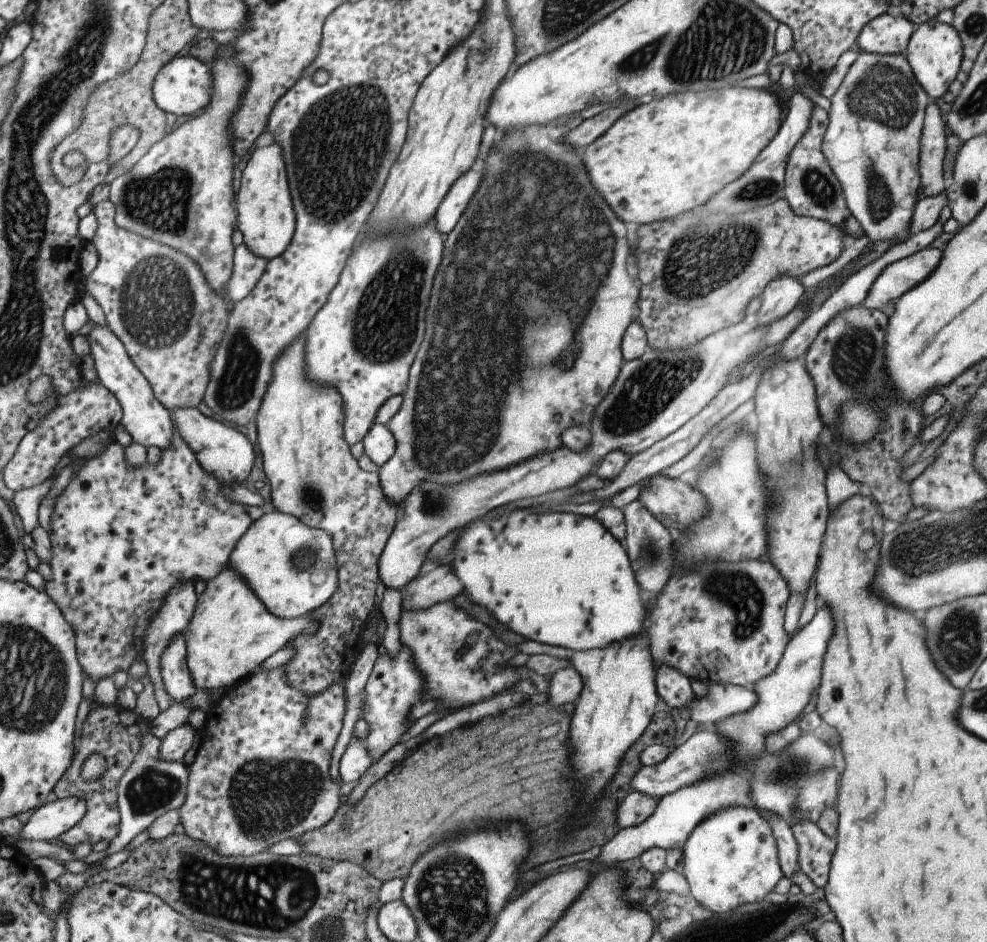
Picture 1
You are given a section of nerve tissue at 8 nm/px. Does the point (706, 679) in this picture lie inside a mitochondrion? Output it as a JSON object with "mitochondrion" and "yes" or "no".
{"mitochondrion":"no"}

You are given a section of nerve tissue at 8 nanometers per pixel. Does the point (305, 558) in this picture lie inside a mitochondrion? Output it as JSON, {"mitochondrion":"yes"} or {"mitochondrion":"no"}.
{"mitochondrion":"yes"}

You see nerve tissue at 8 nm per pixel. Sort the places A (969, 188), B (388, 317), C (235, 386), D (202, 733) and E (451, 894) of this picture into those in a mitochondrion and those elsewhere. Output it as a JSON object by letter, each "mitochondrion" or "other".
{"A":"mitochondrion","B":"mitochondrion","C":"mitochondrion","D":"other","E":"mitochondrion"}

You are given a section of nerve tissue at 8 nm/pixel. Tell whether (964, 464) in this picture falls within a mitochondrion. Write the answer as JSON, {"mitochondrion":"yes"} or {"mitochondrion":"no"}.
{"mitochondrion":"no"}

